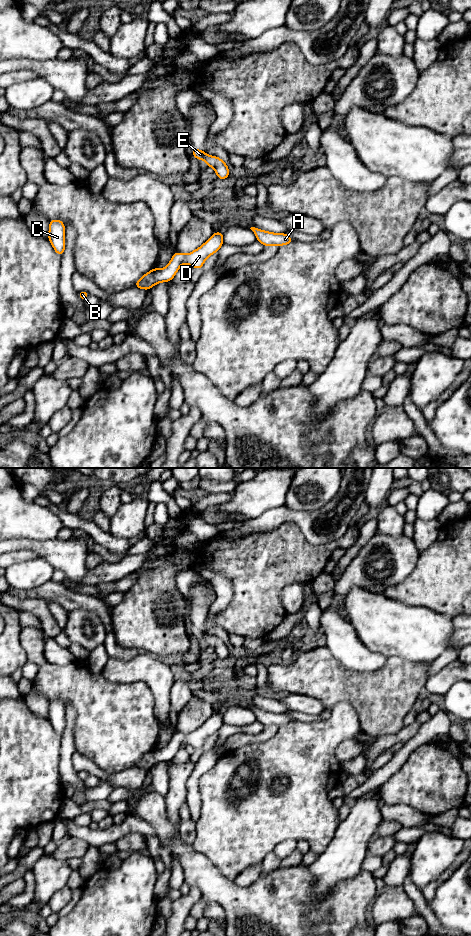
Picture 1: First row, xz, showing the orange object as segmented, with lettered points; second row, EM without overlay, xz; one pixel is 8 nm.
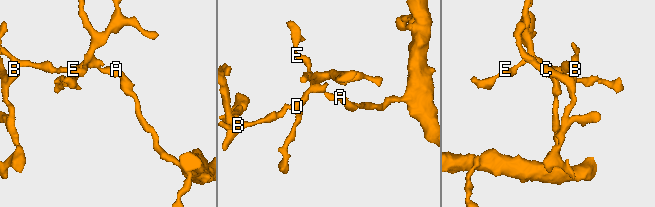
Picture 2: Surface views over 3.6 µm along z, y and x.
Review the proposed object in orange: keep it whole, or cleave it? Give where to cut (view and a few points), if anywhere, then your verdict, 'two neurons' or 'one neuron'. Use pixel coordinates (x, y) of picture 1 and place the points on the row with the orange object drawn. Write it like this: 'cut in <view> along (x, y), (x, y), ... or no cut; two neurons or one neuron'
no cut; one neuron

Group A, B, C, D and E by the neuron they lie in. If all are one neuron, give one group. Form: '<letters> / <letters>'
A B C D E

